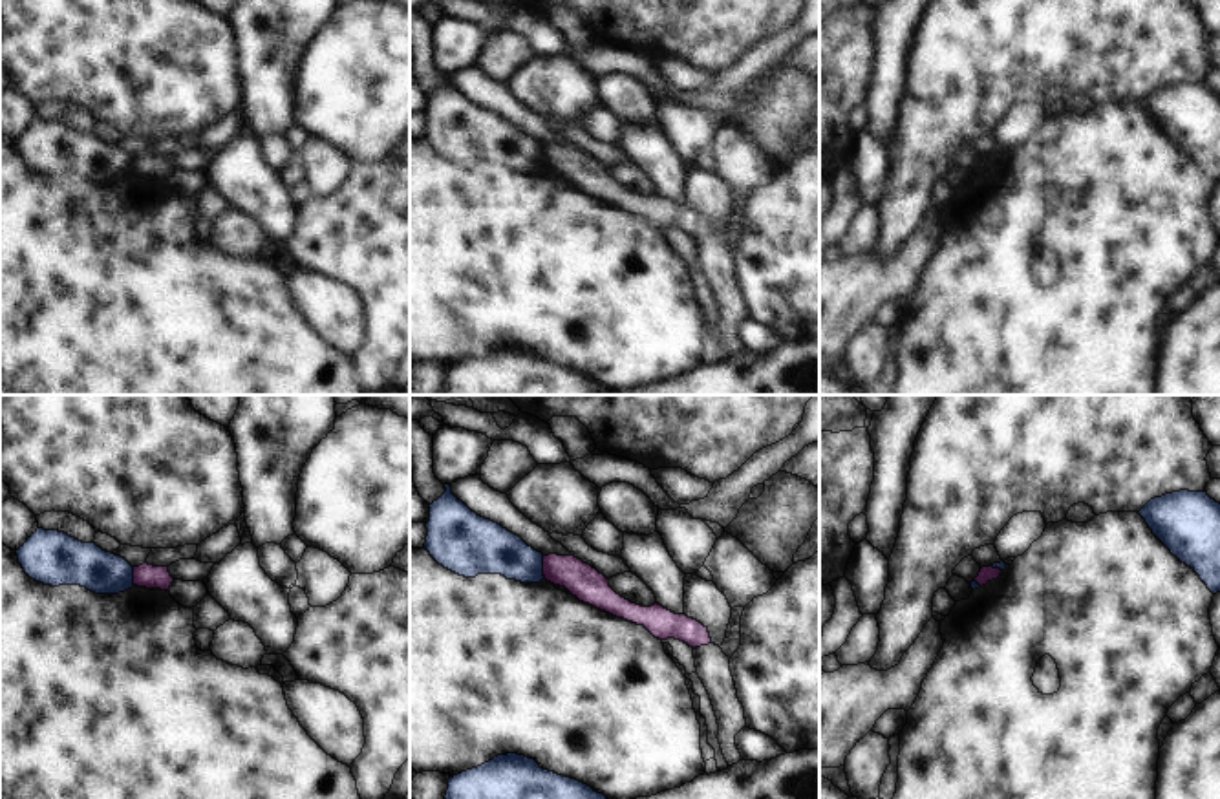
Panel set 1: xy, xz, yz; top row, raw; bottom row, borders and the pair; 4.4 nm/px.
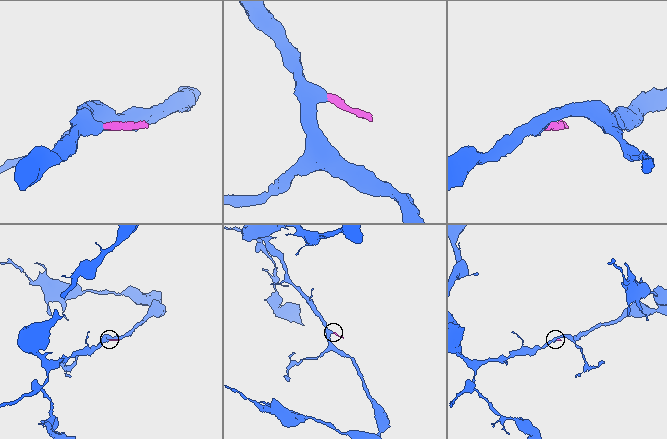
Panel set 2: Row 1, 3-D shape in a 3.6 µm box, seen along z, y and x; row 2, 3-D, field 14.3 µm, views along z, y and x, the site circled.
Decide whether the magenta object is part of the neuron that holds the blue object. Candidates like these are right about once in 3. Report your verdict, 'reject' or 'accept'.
reject

